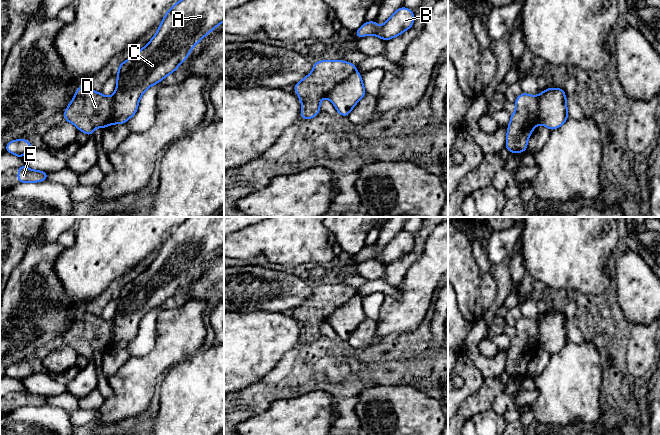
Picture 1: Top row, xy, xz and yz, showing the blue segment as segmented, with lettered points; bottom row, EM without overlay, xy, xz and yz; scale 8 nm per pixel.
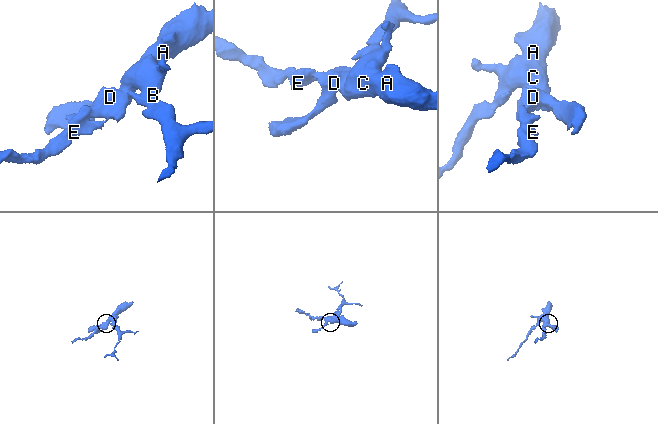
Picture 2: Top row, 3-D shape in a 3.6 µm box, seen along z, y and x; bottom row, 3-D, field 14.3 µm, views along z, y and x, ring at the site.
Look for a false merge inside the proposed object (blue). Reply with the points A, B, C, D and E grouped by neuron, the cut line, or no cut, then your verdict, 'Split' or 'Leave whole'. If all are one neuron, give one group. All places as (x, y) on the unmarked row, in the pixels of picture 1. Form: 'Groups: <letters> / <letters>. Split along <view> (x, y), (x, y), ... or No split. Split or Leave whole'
Groups: A B C / D E. Split along xz (356, 294), (340, 304), (326, 320). Split

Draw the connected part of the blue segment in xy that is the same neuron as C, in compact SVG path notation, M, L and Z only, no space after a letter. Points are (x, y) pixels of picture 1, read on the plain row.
M189 217L182 224L177 225L166 236L158 255L149 267L117 291L117 309L112 320L111 348L124 349L128 343L133 341L144 316L176 295L188 282L195 268L223 245L224 217Z

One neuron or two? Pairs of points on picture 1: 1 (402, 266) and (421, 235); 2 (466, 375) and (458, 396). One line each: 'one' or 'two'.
1: one
2: one

